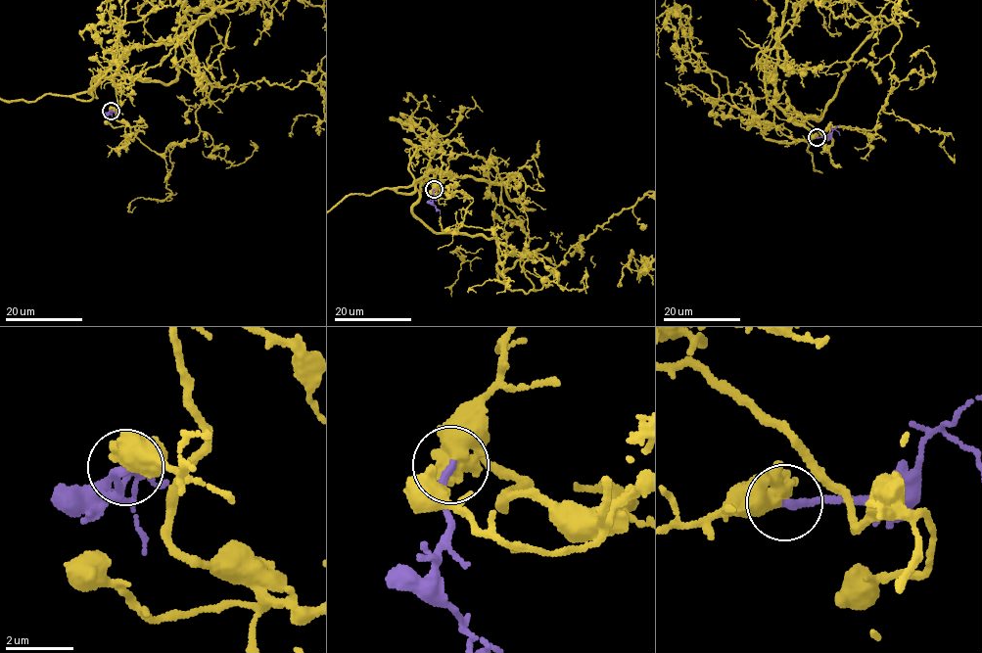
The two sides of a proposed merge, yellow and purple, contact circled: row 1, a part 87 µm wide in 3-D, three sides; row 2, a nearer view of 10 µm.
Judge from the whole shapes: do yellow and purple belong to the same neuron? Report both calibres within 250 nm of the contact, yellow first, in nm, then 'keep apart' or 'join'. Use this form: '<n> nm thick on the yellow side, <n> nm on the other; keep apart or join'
750 nm thick on the yellow side, 220 nm on the other; join

